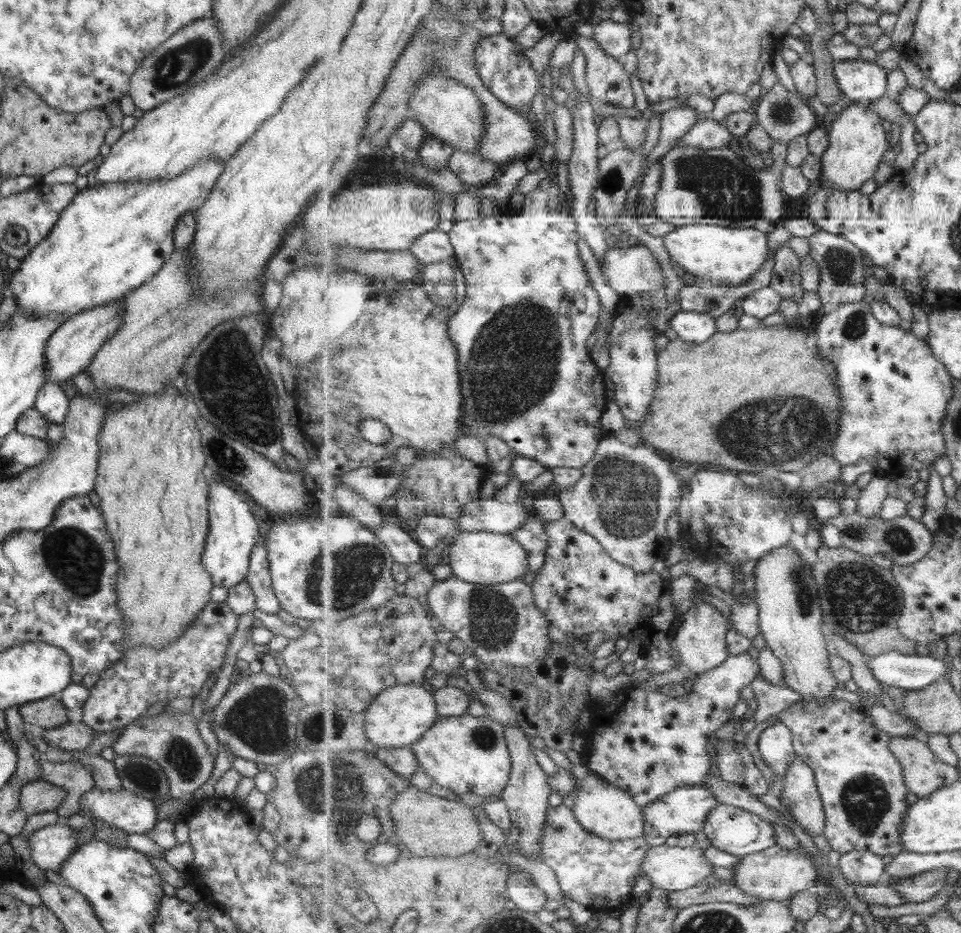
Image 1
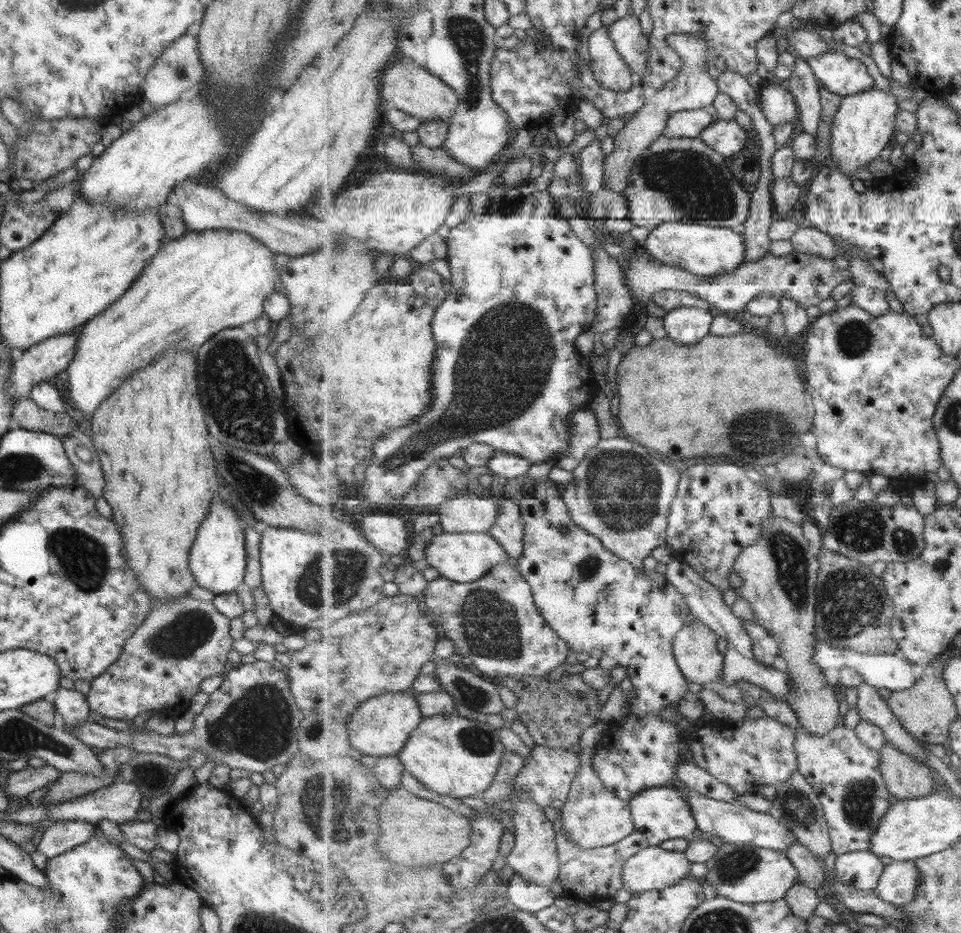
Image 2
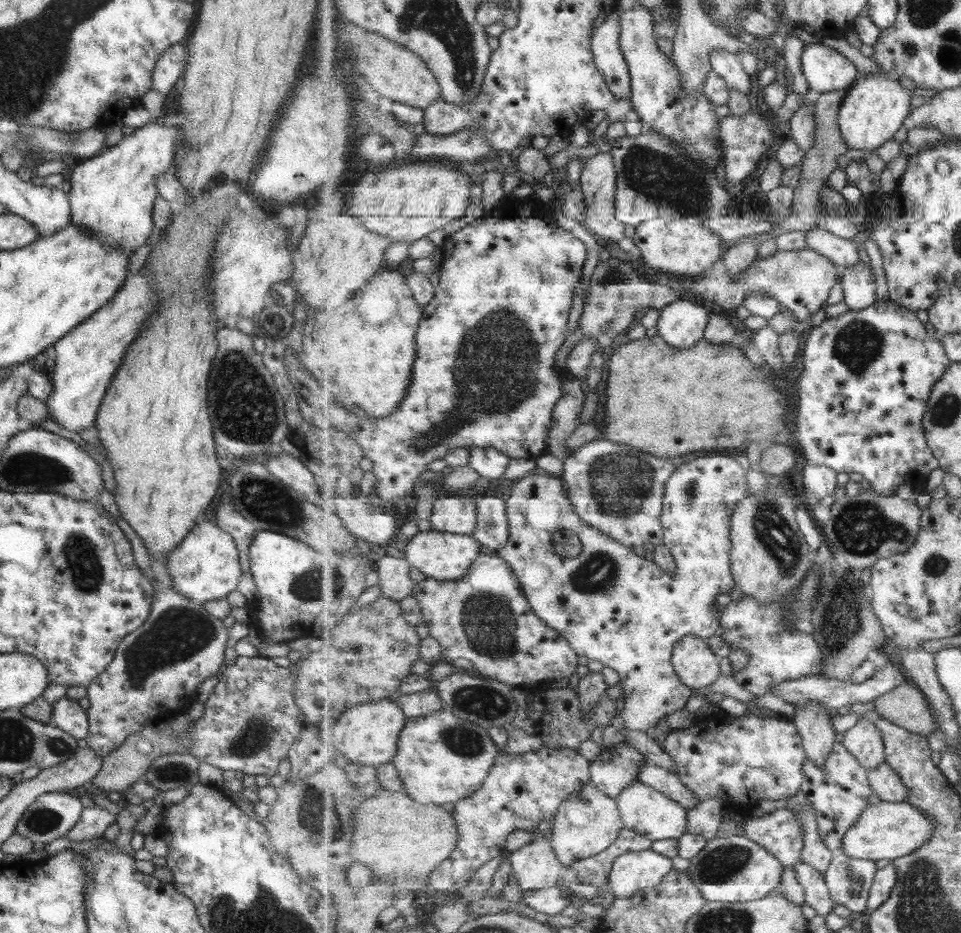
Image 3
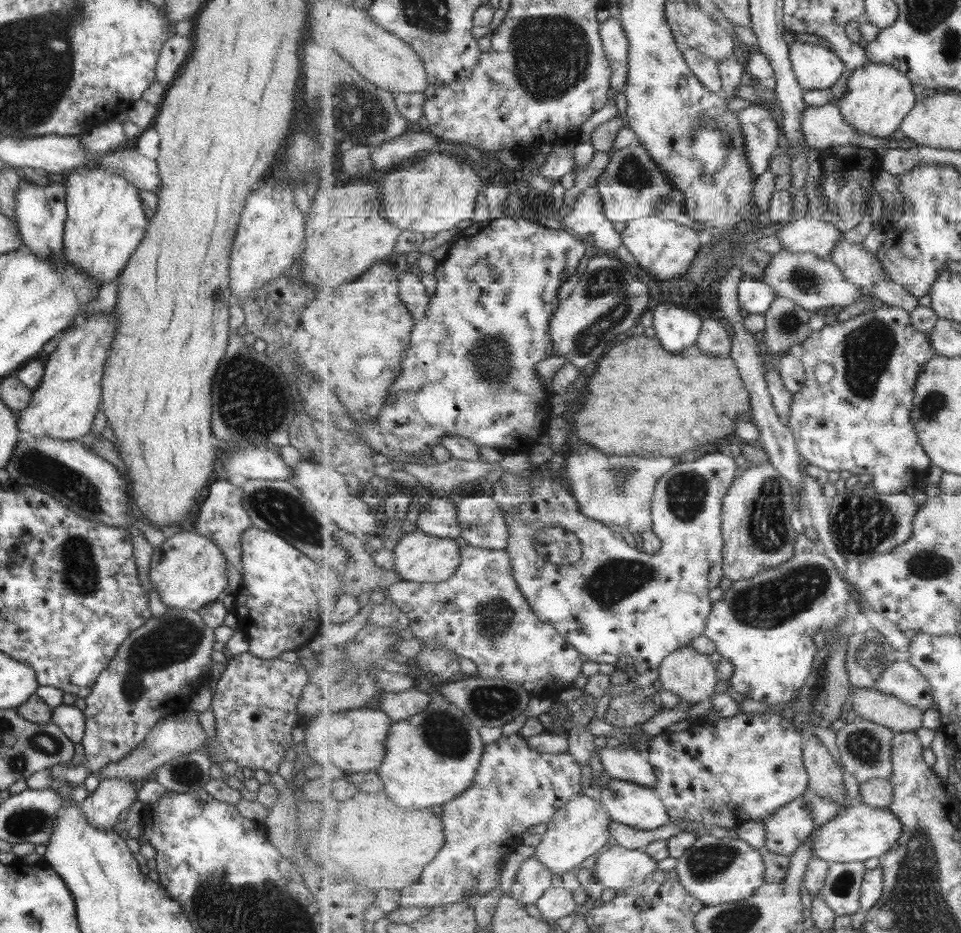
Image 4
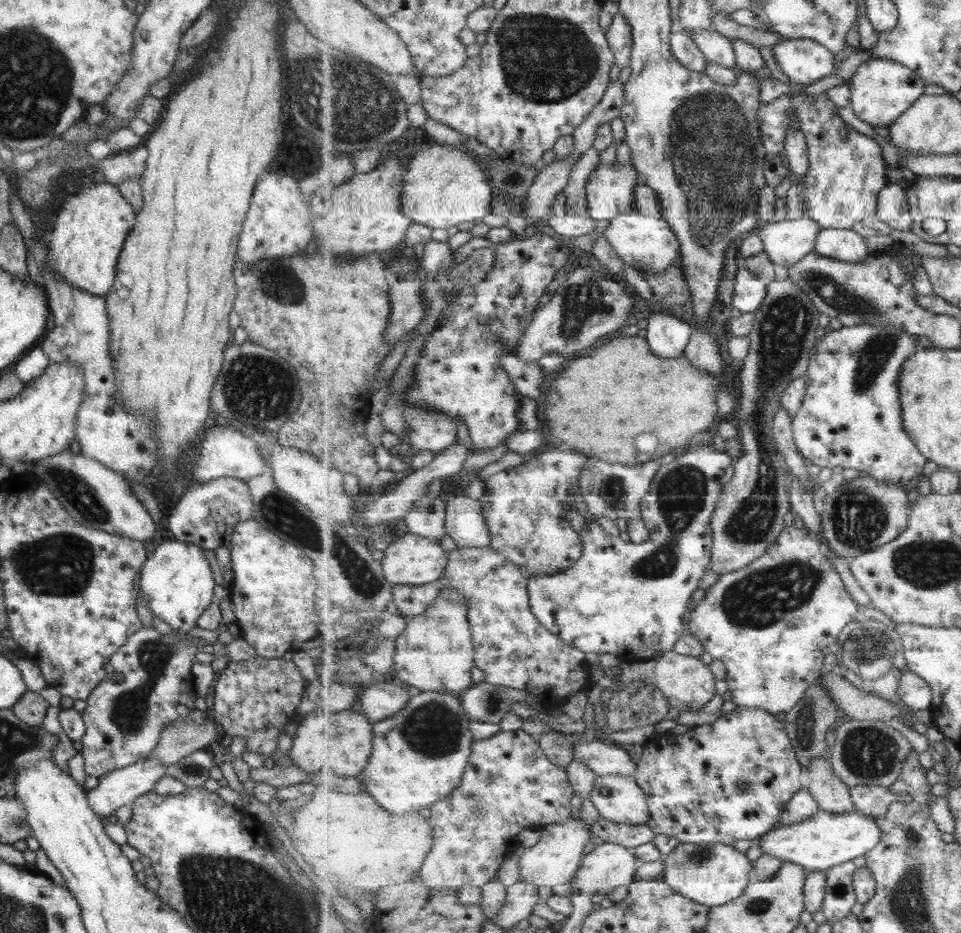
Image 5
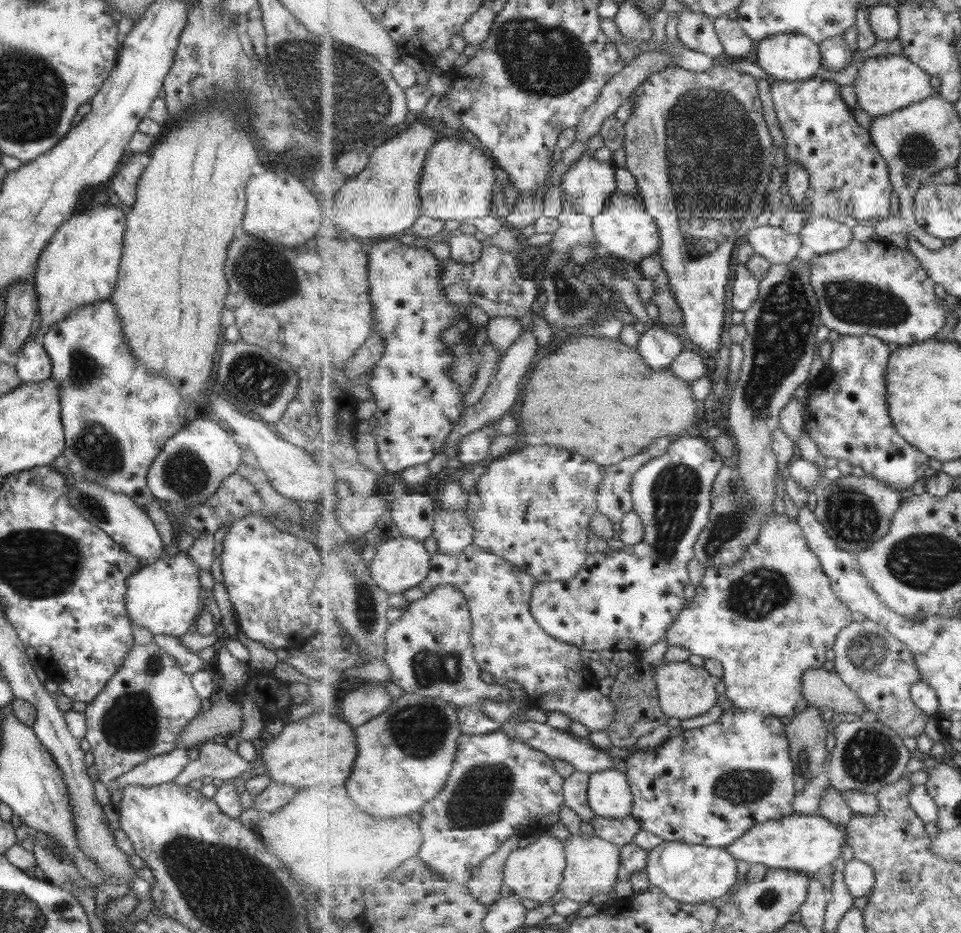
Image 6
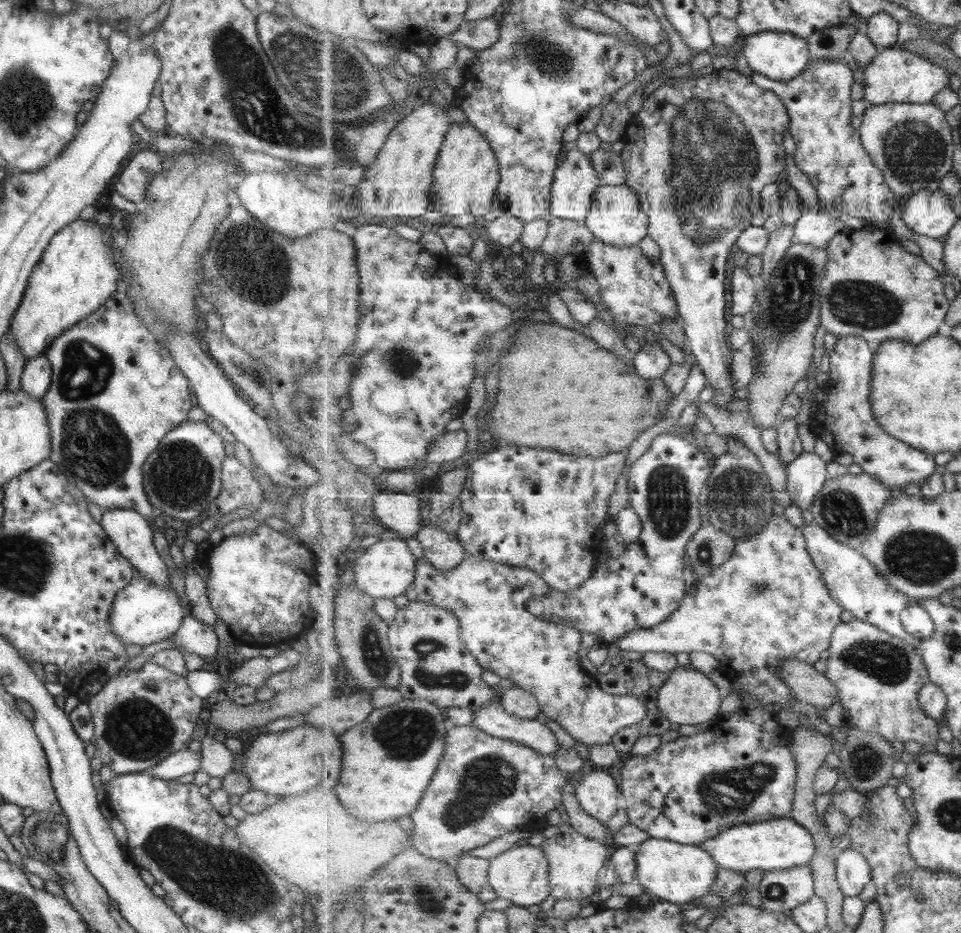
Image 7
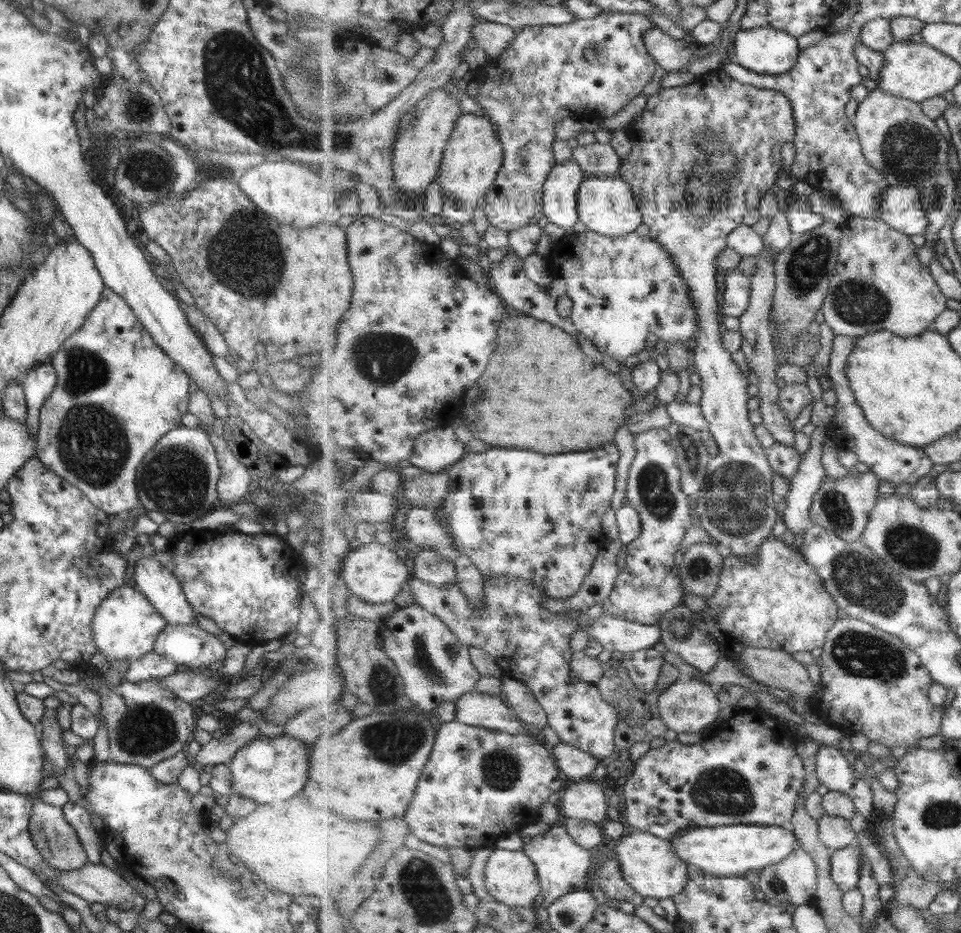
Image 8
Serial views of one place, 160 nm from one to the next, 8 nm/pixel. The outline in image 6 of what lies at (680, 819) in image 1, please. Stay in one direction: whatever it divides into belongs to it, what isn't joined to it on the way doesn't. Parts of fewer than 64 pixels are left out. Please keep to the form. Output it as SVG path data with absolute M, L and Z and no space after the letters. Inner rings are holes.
M614 769L590 774L588 799L596 816L615 820L632 816L635 805L628 776Z

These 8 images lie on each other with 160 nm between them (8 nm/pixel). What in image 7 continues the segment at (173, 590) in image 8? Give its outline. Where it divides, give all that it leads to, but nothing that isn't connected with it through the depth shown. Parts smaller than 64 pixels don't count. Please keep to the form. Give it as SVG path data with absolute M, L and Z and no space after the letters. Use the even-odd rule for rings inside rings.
M118 508L104 510L99 524L109 537L110 542L115 545L117 552L131 563L136 575L148 578L155 586L169 584L165 563L159 559L151 542L152 528L140 514L133 510L119 510Z

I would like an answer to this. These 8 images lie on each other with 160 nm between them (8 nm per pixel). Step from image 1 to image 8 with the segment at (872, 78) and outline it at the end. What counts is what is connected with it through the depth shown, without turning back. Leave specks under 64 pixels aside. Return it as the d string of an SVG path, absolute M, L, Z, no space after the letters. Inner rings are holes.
M771 27L740 28L734 46L734 59L739 64L768 75L787 74L802 52L796 36Z

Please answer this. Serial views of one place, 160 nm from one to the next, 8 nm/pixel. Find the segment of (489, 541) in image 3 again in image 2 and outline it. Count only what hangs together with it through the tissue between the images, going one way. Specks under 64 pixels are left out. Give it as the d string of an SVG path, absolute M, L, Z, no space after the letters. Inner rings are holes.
M498 493L491 498L498 502L500 513L489 533L502 543L508 556L512 556L515 560L520 559L524 549L524 522L520 504L504 499Z

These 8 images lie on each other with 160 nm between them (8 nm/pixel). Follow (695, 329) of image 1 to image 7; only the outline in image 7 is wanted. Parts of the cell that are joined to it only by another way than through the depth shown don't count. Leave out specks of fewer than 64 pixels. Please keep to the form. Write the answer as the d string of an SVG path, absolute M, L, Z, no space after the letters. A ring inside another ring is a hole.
M642 342L639 352L630 356L634 360L637 375L646 380L661 379L673 364L663 346L656 343Z

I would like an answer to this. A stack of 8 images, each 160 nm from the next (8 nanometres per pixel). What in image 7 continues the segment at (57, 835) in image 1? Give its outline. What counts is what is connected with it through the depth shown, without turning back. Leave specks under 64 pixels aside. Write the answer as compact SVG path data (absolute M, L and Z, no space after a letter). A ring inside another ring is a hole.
M188 748L179 750L153 766L153 777L171 780L178 776L185 776L185 774L193 774L200 770L201 761L199 751L191 752Z

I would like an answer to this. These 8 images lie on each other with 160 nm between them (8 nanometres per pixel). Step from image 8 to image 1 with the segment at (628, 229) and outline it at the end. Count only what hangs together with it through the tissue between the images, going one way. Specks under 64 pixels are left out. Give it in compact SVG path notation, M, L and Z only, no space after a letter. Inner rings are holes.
M706 224L675 227L663 237L664 247L680 272L700 282L739 287L757 275L770 257L769 232L758 228L725 228Z

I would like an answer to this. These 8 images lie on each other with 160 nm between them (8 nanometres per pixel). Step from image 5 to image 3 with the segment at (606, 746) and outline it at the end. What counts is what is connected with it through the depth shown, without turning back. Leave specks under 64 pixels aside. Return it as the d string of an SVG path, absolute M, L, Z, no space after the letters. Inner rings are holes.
M647 763L641 767L638 778L640 778L641 783L648 784L680 802L686 809L695 808L703 801L698 799L691 788L684 786L675 772L656 764Z

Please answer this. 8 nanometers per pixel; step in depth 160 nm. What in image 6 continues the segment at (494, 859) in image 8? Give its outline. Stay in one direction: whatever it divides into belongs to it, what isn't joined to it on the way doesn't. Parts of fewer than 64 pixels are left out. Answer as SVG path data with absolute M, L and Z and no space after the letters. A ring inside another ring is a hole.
M544 833L537 841L515 850L509 856L504 871L504 884L509 887L511 893L523 899L530 899L540 905L545 904L557 894L557 890L565 882L564 873L567 870L565 854L563 841Z

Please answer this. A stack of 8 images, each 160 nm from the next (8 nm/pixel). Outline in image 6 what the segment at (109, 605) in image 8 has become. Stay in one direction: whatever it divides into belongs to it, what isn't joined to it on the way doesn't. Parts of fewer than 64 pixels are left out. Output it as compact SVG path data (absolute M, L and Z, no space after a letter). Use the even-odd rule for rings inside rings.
M176 549L159 560L148 561L126 580L125 614L131 626L143 627L157 636L179 637L192 625L204 596L198 581L197 565L184 551Z

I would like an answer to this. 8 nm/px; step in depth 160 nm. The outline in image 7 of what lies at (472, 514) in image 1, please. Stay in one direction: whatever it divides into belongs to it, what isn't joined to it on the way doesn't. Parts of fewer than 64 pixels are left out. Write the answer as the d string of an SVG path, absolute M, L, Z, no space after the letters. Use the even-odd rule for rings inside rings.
M377 494L374 498L375 518L384 528L394 529L403 538L416 538L425 527L421 515L421 500L415 495Z

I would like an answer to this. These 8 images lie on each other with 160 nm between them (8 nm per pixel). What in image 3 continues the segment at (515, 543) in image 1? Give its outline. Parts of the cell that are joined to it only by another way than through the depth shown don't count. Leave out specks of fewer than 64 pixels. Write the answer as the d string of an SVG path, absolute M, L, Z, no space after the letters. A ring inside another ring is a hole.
M431 528L429 531L418 531L407 543L404 554L410 565L427 578L455 580L465 576L469 567L482 555L481 545L472 535L441 532Z

